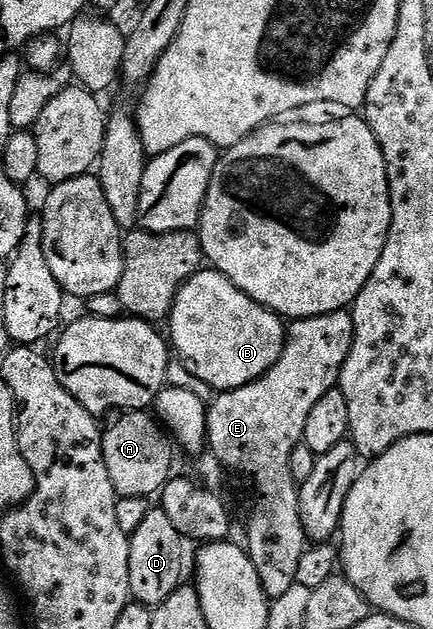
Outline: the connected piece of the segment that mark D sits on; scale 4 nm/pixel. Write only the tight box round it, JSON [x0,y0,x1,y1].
[129,508,183,608]

